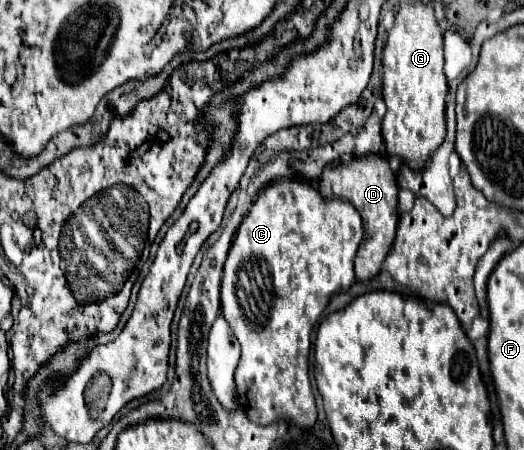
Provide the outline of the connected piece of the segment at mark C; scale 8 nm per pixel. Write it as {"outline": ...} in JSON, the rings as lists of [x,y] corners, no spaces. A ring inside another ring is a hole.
{"outline":[[[288,178],[284,182],[266,186],[260,192],[258,200],[252,204],[252,208],[246,214],[246,218],[242,220],[242,224],[240,224],[240,228],[236,232],[236,238],[232,242],[232,248],[228,252],[228,258],[224,262],[224,276],[222,276],[222,288],[220,288],[220,310],[222,310],[222,316],[226,316],[226,322],[230,322],[230,330],[234,332],[236,340],[242,346],[242,356],[240,356],[240,362],[236,366],[238,404],[254,424],[266,426],[266,424],[274,424],[278,420],[284,420],[284,422],[296,424],[300,428],[314,426],[314,422],[316,422],[316,402],[314,402],[314,394],[312,394],[312,386],[310,386],[310,374],[308,374],[310,334],[312,334],[312,328],[314,328],[316,320],[320,318],[320,314],[328,306],[330,298],[334,294],[338,294],[338,292],[346,292],[350,288],[350,284],[354,282],[354,256],[356,256],[358,244],[362,240],[362,234],[364,234],[364,230],[362,230],[360,214],[350,202],[344,202],[340,198],[324,200],[320,196],[320,192],[312,184],[308,184],[304,180],[298,180],[298,178]]]}

